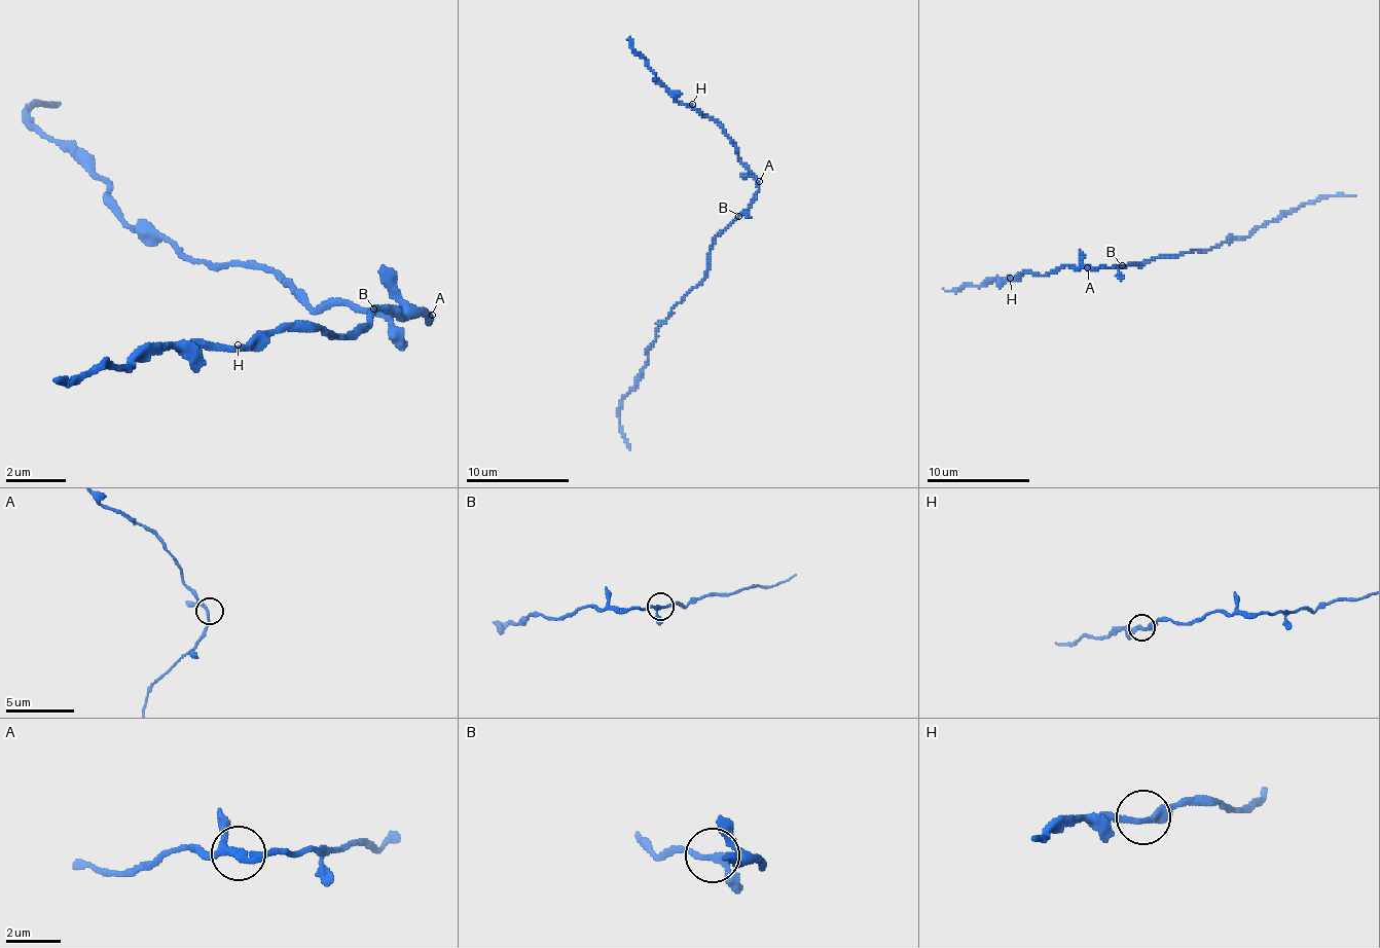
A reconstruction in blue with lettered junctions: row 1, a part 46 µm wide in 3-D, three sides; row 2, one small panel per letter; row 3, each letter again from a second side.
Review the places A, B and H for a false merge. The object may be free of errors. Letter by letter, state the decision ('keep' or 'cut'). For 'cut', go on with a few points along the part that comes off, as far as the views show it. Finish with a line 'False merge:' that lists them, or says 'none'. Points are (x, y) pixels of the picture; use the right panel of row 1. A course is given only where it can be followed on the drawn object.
A: keep
B: keep
H: keep
False merge: none

